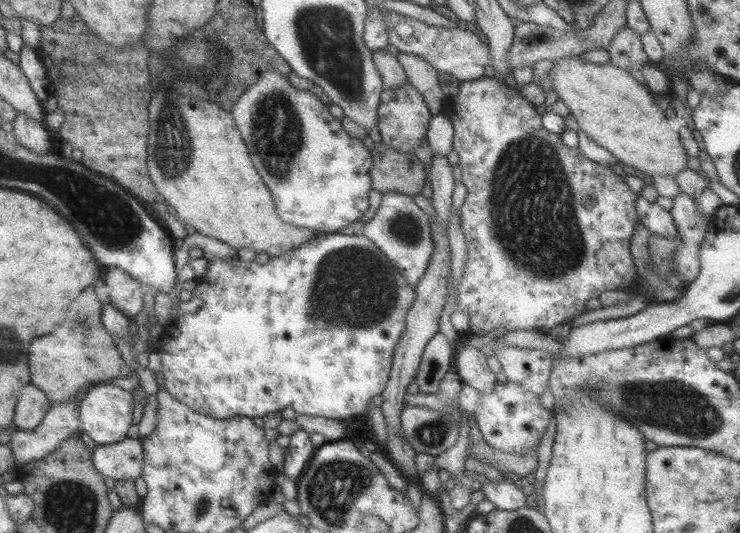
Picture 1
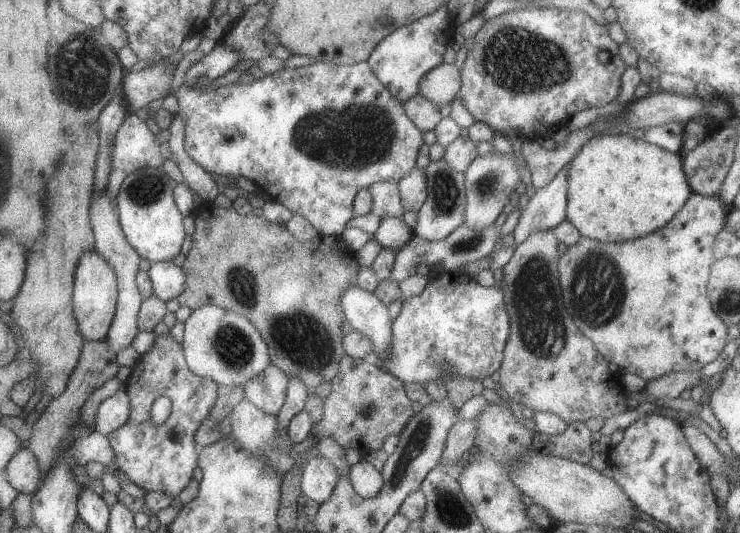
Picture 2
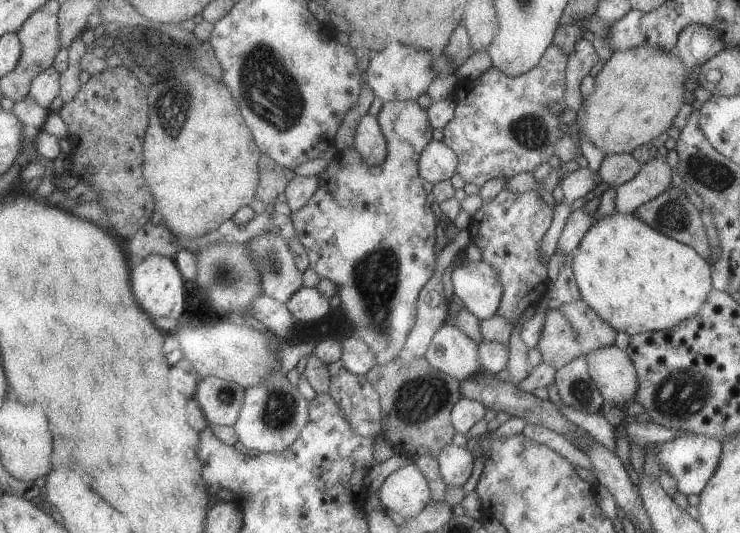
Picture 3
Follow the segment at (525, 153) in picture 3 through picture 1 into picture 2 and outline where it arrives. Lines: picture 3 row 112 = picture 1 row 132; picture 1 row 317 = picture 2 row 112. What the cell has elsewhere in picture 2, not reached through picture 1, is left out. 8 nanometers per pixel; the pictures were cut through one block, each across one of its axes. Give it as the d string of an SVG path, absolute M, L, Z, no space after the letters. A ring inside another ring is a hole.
M534 5L532 9L519 9L501 13L485 21L475 33L472 46L467 50L466 57L460 69L460 87L456 97L465 110L471 114L474 121L483 122L483 124L486 124L495 132L500 132L505 136L507 130L513 130L522 139L545 138L551 133L553 126L558 126L561 122L567 123L575 112L590 109L591 107L600 107L615 100L622 100L620 95L620 76L628 66L619 57L617 48L618 44L607 34L607 25L597 24L587 13L582 11L561 8L546 9L545 7ZM603 50L610 54L609 60L604 64L597 60L597 54Z

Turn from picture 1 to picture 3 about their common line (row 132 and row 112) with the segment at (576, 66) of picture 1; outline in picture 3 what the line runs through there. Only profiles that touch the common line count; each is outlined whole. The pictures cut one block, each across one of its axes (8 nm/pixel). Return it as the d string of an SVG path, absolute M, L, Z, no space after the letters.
M643 45L622 51L613 51L609 59L604 62L601 71L594 76L593 92L586 98L586 107L584 108L584 127L582 128L584 133L587 135L587 138L595 146L598 146L605 155L613 153L630 153L634 148L641 146L643 143L649 143L650 140L653 140L653 138L659 136L661 132L667 130L667 128L671 126L678 107L683 104L683 93L685 92L683 84L685 84L685 79L687 77L689 77L689 74L686 71L686 66L684 65L684 62L677 56L676 50L665 50L659 48L657 45Z

